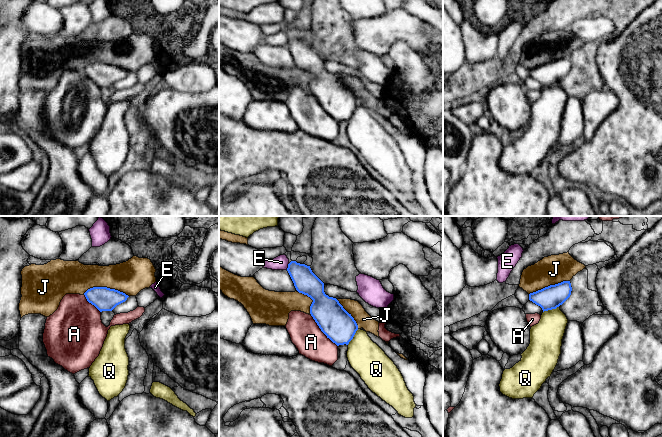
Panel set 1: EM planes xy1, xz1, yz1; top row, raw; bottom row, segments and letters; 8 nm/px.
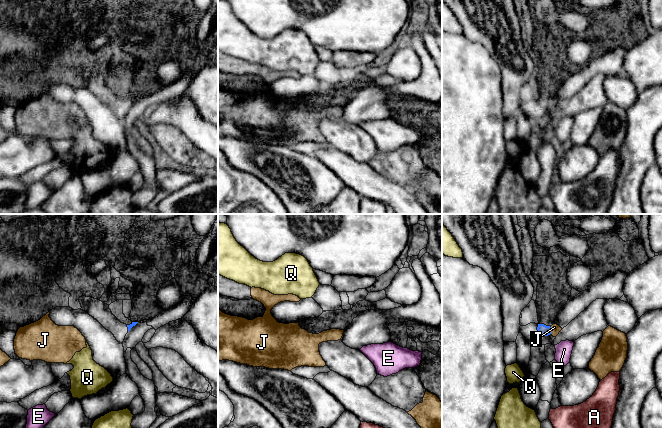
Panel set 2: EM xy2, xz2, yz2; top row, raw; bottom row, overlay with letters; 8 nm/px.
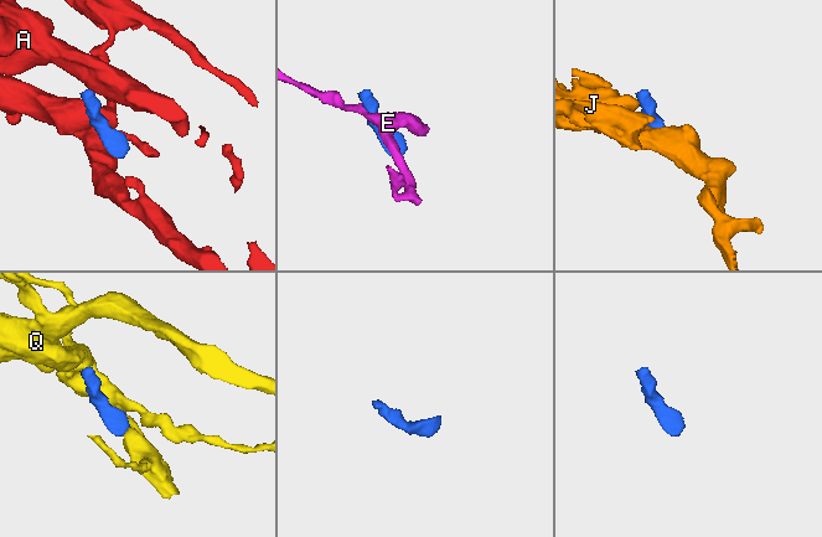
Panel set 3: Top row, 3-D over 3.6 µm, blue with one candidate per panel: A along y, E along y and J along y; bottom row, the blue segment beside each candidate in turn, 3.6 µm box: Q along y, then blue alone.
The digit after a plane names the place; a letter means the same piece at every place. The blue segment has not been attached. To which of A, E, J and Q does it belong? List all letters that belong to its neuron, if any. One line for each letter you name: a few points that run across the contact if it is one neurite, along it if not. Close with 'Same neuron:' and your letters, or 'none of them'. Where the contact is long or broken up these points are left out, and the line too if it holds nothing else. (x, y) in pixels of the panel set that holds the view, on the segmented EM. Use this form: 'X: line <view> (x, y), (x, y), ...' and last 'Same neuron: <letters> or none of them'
Same neuron: none of them

